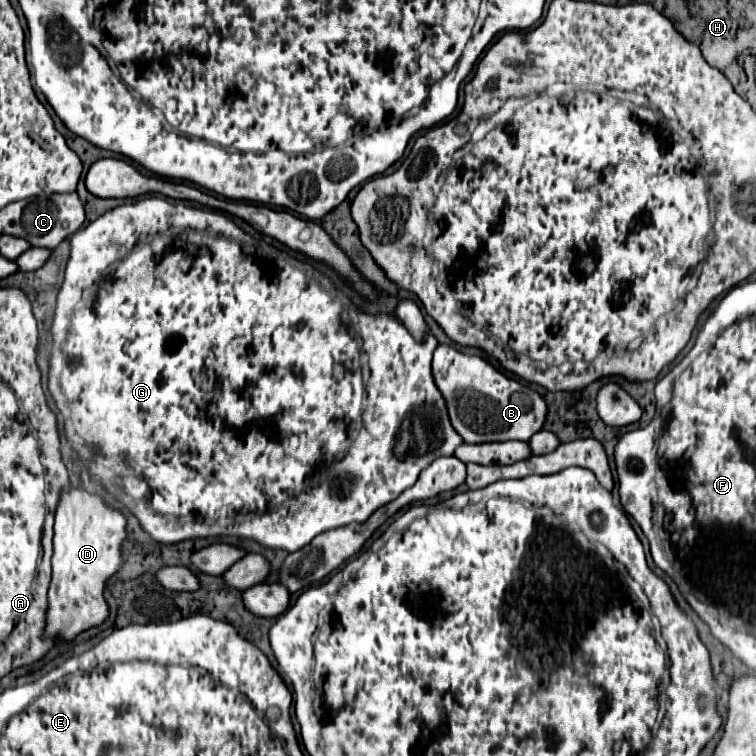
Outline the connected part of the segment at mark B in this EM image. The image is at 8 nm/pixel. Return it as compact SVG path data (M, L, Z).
M439 344L433 352L433 380L445 398L449 420L463 442L527 442L543 426L547 414L545 400L529 386L509 380L481 356L467 356L449 344Z

